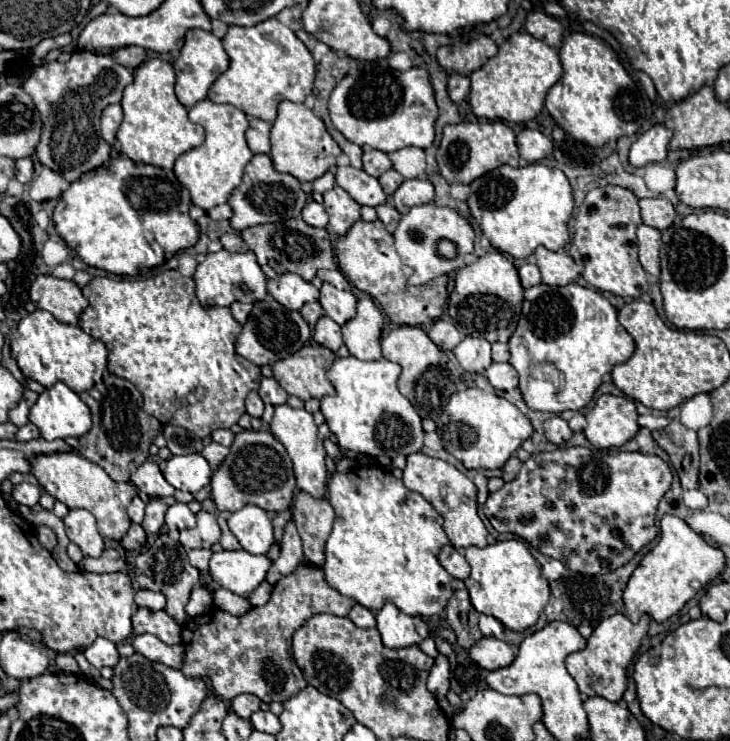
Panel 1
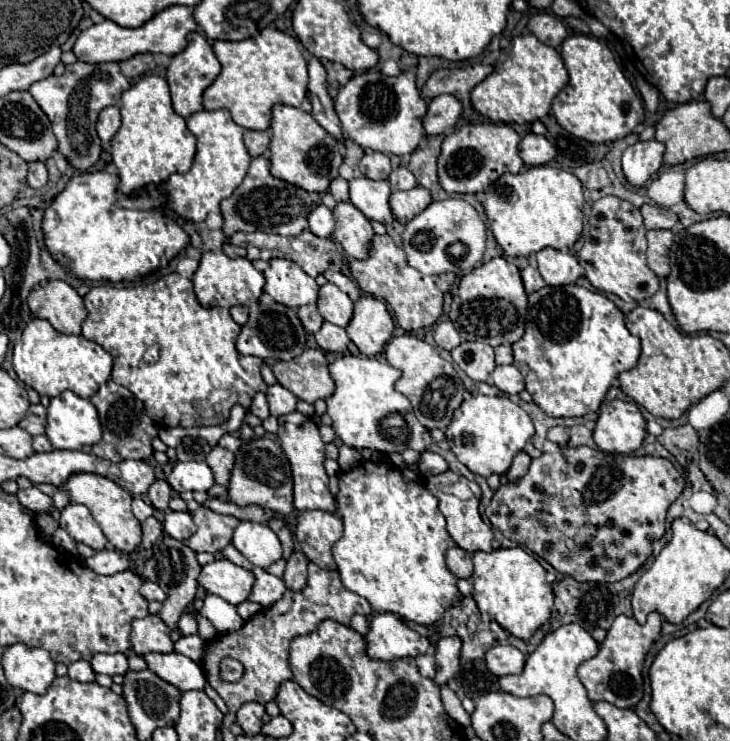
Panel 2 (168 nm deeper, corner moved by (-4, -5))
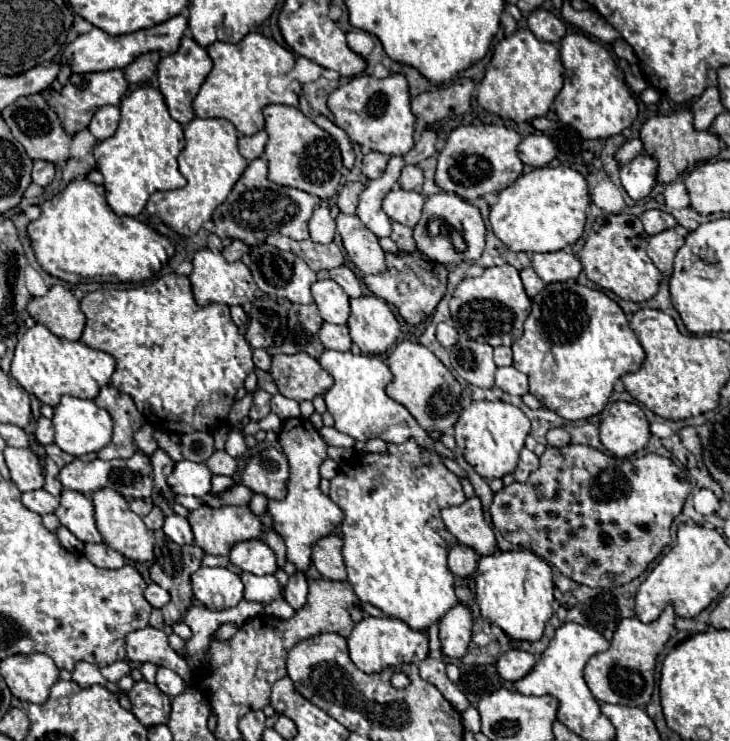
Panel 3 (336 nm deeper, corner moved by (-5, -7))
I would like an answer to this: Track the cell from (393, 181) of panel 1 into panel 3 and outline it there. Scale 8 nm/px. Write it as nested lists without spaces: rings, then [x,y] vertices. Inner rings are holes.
[[[404,166],[398,178],[400,188],[404,190],[418,190],[424,184],[424,174],[420,166]]]

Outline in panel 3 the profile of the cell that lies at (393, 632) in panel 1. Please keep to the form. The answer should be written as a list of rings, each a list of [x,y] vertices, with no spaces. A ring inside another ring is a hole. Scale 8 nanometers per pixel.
[[[364,616],[348,638],[348,650],[352,662],[366,674],[382,672],[384,668],[398,664],[420,664],[428,656],[428,638],[422,632],[412,630],[408,624],[396,618]]]

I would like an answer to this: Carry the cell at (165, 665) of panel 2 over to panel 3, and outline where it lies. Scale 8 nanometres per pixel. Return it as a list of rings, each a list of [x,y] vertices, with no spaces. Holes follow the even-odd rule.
[[[158,668],[158,672],[156,672],[156,686],[168,698],[174,698],[174,696],[178,696],[178,694],[188,690],[188,684],[174,670],[168,670],[168,668]]]

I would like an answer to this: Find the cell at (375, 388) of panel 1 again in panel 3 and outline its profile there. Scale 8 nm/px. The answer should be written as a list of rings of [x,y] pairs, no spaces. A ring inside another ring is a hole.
[[[324,350],[324,354],[318,358],[320,366],[334,378],[332,388],[324,394],[328,412],[336,420],[336,430],[352,436],[354,440],[366,442],[370,438],[382,438],[384,442],[400,444],[408,438],[416,438],[416,442],[424,448],[432,448],[438,454],[446,458],[456,458],[450,448],[446,448],[442,442],[432,440],[426,430],[418,426],[418,422],[412,418],[412,414],[398,402],[394,402],[386,394],[386,386],[392,380],[390,368],[378,358],[378,356],[366,356],[366,354],[352,354],[352,352],[336,352],[336,350]]]

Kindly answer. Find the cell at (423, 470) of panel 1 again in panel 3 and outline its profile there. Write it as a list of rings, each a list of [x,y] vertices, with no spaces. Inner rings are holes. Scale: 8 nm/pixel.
[[[470,498],[460,506],[444,508],[442,520],[448,532],[454,534],[458,542],[474,548],[480,556],[496,552],[496,536],[494,530],[484,520],[478,498]]]

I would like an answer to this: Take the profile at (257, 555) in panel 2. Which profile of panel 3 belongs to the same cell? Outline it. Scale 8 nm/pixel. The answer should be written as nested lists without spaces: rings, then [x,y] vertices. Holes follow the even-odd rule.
[[[246,540],[232,548],[230,562],[244,572],[252,572],[256,576],[274,574],[278,570],[276,556],[262,540]]]

